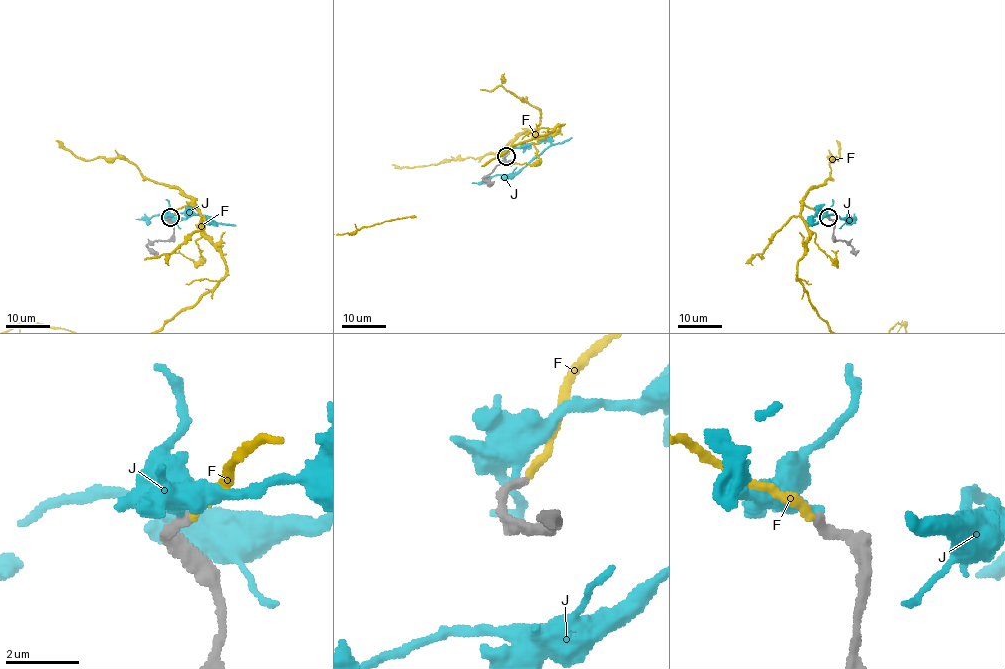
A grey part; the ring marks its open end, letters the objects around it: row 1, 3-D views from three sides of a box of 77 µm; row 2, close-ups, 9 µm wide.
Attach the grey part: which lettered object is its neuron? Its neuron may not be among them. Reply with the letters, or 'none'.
F

